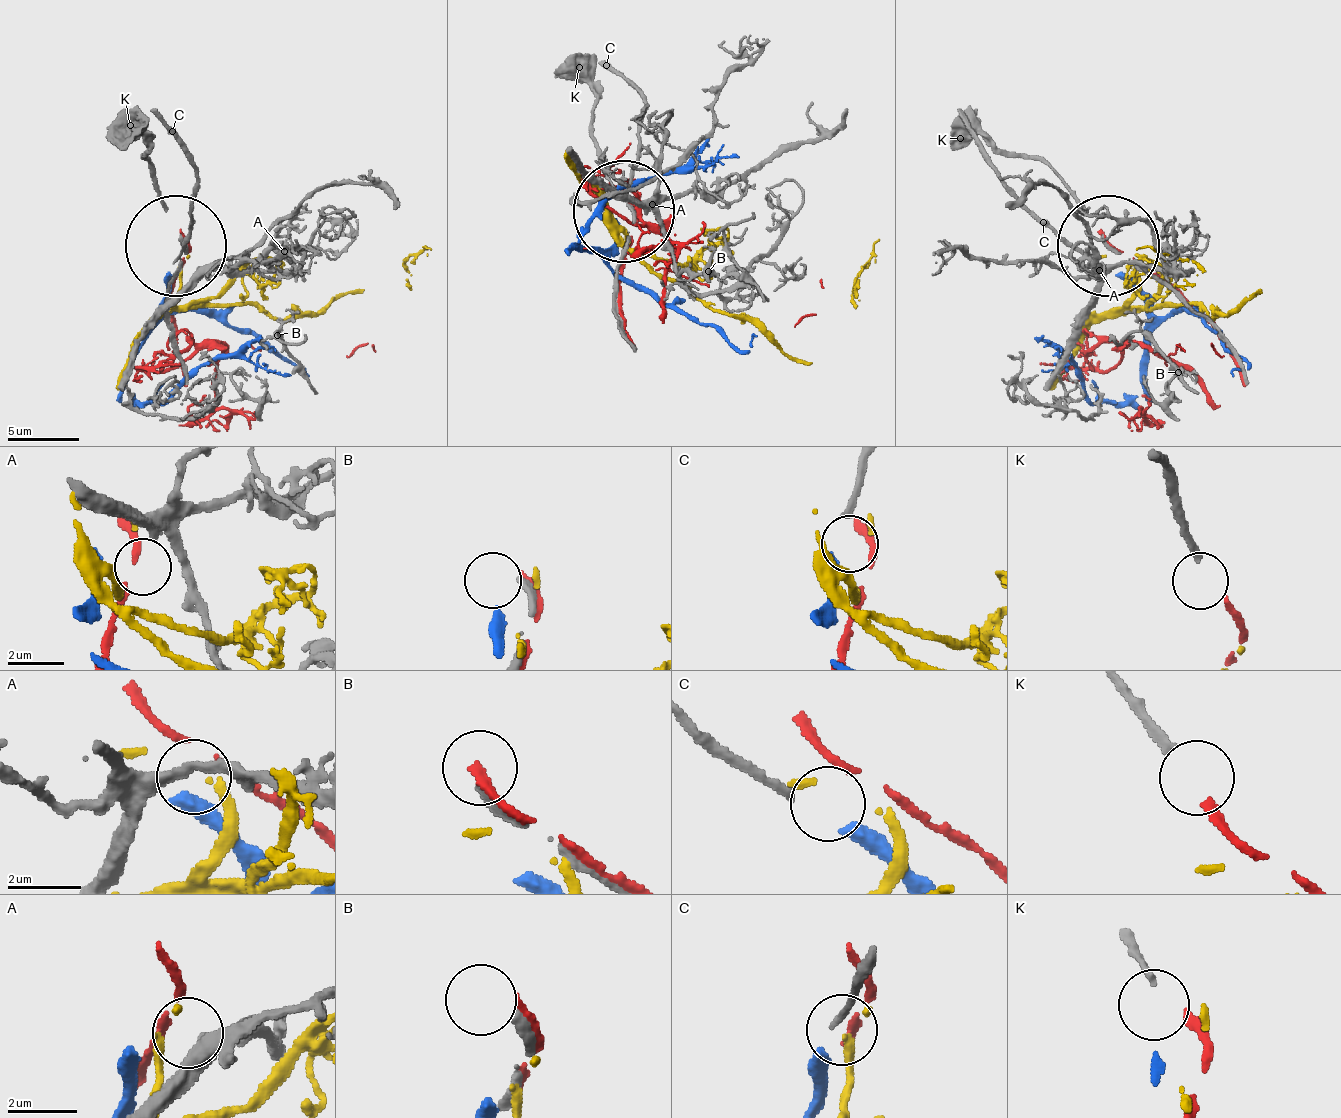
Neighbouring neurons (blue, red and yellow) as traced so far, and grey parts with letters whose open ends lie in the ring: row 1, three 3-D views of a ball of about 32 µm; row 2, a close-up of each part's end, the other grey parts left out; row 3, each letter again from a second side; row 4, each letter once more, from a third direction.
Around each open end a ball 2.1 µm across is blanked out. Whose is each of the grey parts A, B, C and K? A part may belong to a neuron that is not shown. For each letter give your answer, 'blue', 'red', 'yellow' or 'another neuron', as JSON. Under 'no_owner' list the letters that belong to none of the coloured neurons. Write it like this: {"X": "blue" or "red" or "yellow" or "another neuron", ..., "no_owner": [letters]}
{"A": "another neuron", "B": "another neuron", "C": "blue", "K": "red", "no_owner": ["A", "B"]}

